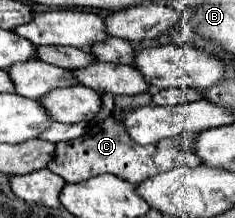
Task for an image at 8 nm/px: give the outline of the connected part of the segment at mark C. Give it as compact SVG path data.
M110 117L98 125L92 125L90 133L86 133L84 137L56 143L54 159L48 163L48 169L60 175L66 183L80 183L102 173L112 173L128 183L142 183L144 179L170 171L172 167L180 167L180 165L198 167L200 159L192 151L186 151L186 143L188 145L192 143L190 139L194 137L180 135L174 139L162 139L152 145L138 145L126 135L126 131L120 127L116 117Z

